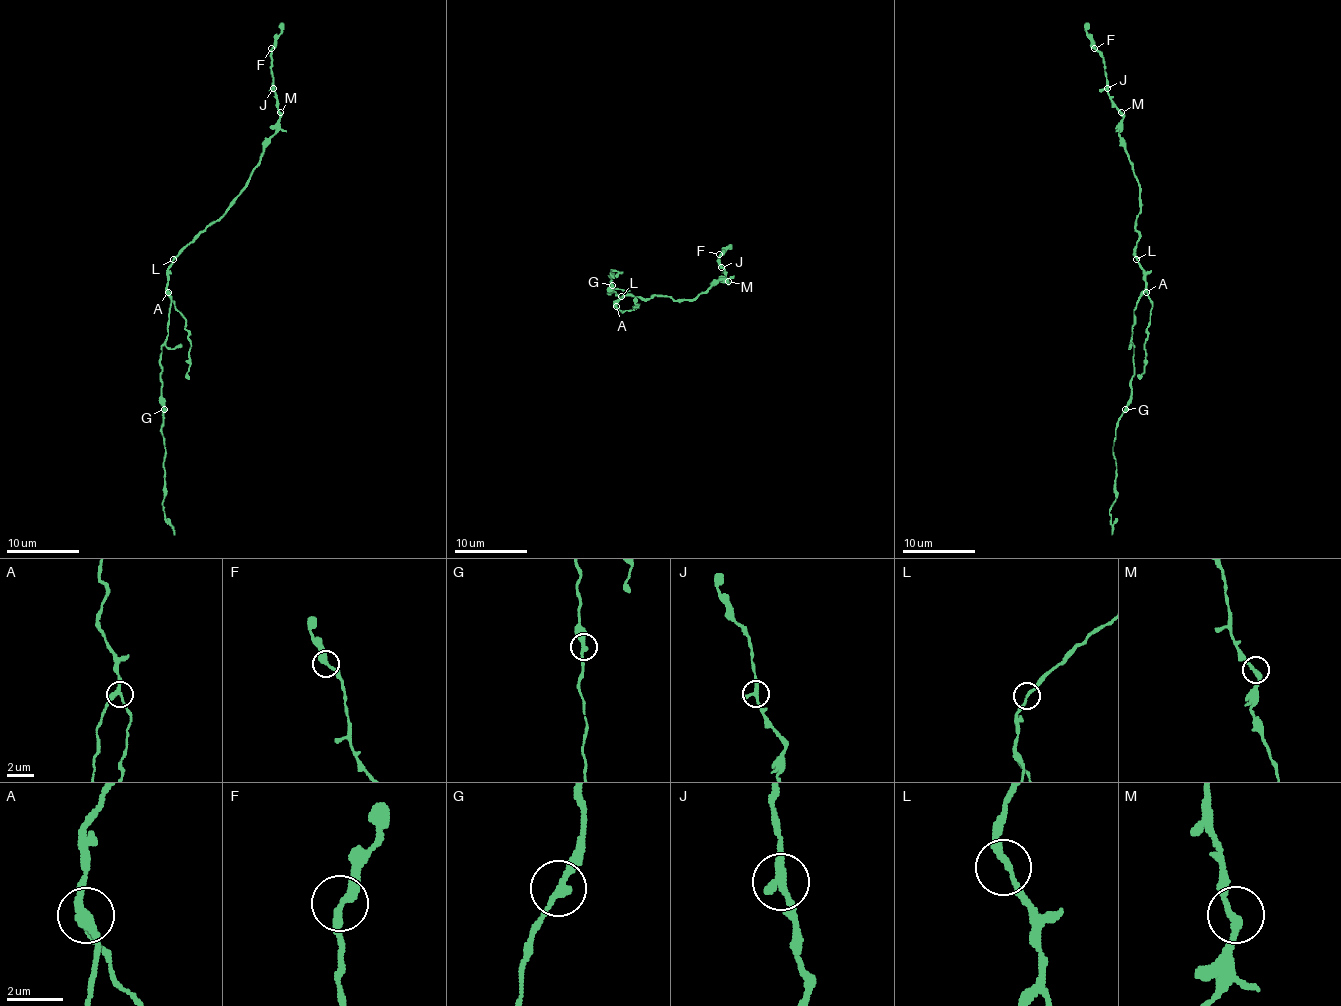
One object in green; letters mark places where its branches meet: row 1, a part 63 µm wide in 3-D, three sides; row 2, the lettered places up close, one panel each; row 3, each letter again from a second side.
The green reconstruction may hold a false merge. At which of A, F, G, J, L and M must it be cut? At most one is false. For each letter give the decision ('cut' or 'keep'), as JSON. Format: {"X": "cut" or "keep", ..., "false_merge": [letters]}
{"A": "cut", "F": "keep", "G": "keep", "J": "keep", "L": "keep", "M": "keep", "false_merge": ["A"]}

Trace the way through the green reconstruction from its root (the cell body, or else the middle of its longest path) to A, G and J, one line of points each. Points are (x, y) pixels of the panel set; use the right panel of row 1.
A: (1138, 259), (1147, 292)
G: (1138, 259), (1143, 270), (1145, 292), (1134, 310), (1134, 374), (1130, 381), (1130, 403), (1125, 409)
J: (1138, 259), (1139, 187), (1119, 136), (1123, 114), (1107, 88)

